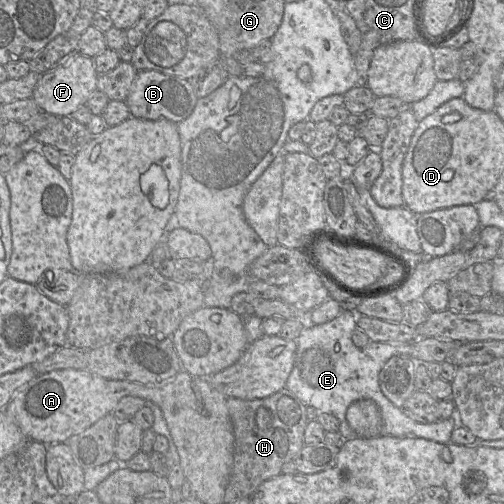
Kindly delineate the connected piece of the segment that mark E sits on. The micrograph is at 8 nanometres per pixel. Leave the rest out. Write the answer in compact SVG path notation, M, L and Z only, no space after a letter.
M342 310L330 322L305 327L296 340L294 365L285 387L306 406L313 406L320 412L335 416L340 421L339 432L347 440L357 437L346 420L348 407L358 400L371 399L379 406L383 418L379 436L419 437L443 444L451 442L455 428L452 418L429 424L416 422L395 406L380 388L379 373L384 364L395 355L410 356L411 343L370 340L365 347L358 348L352 341L352 334L357 328L357 317L357 312Z

